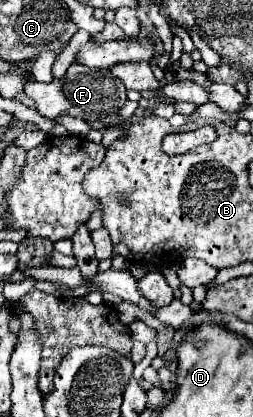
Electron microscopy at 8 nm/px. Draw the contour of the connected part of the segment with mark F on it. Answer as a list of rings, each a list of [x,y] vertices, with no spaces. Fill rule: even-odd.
[[[72,63],[62,79],[52,79],[50,83],[26,81],[24,93],[36,101],[36,111],[42,117],[56,119],[62,115],[70,115],[70,117],[80,117],[86,123],[102,119],[112,111],[120,111],[126,103],[126,87],[122,87],[122,83],[118,83],[118,79],[112,77],[108,69],[94,71],[78,63]]]

